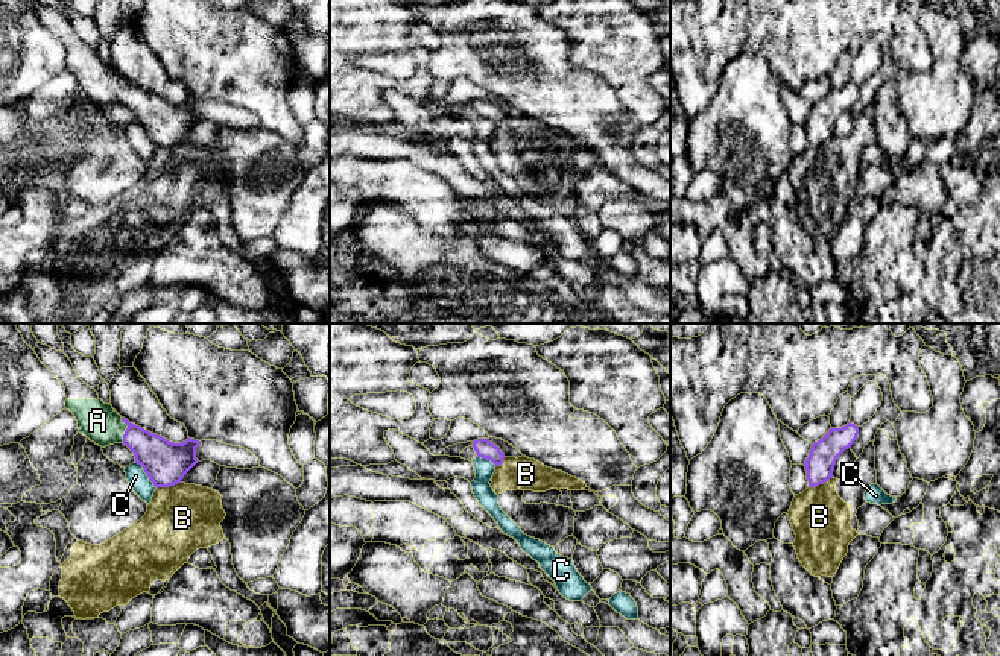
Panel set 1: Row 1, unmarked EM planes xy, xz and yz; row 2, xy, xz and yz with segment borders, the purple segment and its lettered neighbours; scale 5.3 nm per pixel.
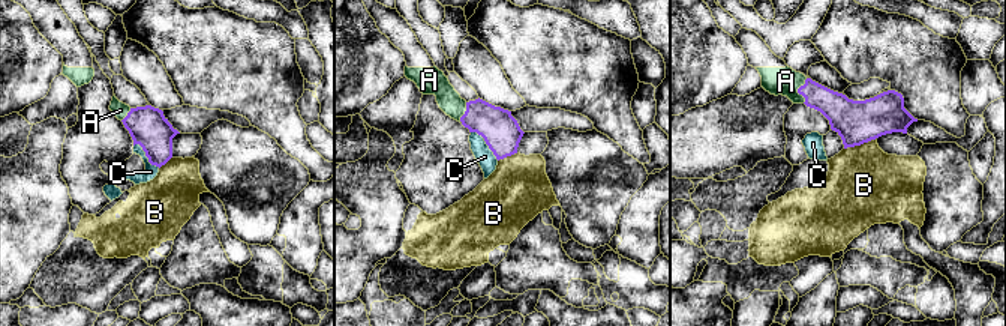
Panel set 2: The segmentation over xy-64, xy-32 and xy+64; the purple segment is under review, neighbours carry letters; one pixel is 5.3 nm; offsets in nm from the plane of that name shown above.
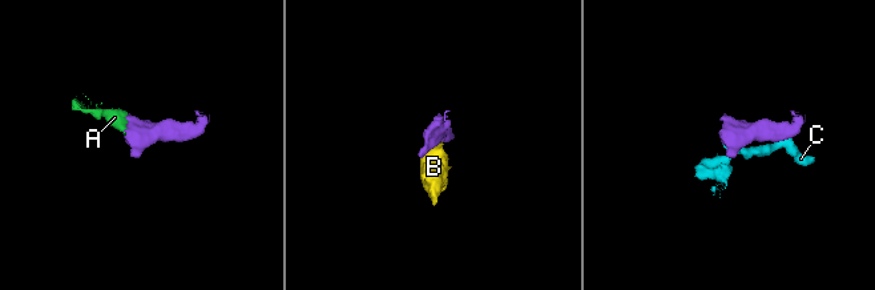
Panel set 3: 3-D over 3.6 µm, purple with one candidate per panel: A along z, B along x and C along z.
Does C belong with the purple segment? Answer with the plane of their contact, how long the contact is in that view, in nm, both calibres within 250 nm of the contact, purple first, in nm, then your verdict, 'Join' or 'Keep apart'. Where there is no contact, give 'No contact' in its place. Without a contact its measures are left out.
Touches purple in xy. Shared border 190 nm. Thickness 240 nm (purple) against 110 nm. Keep apart

